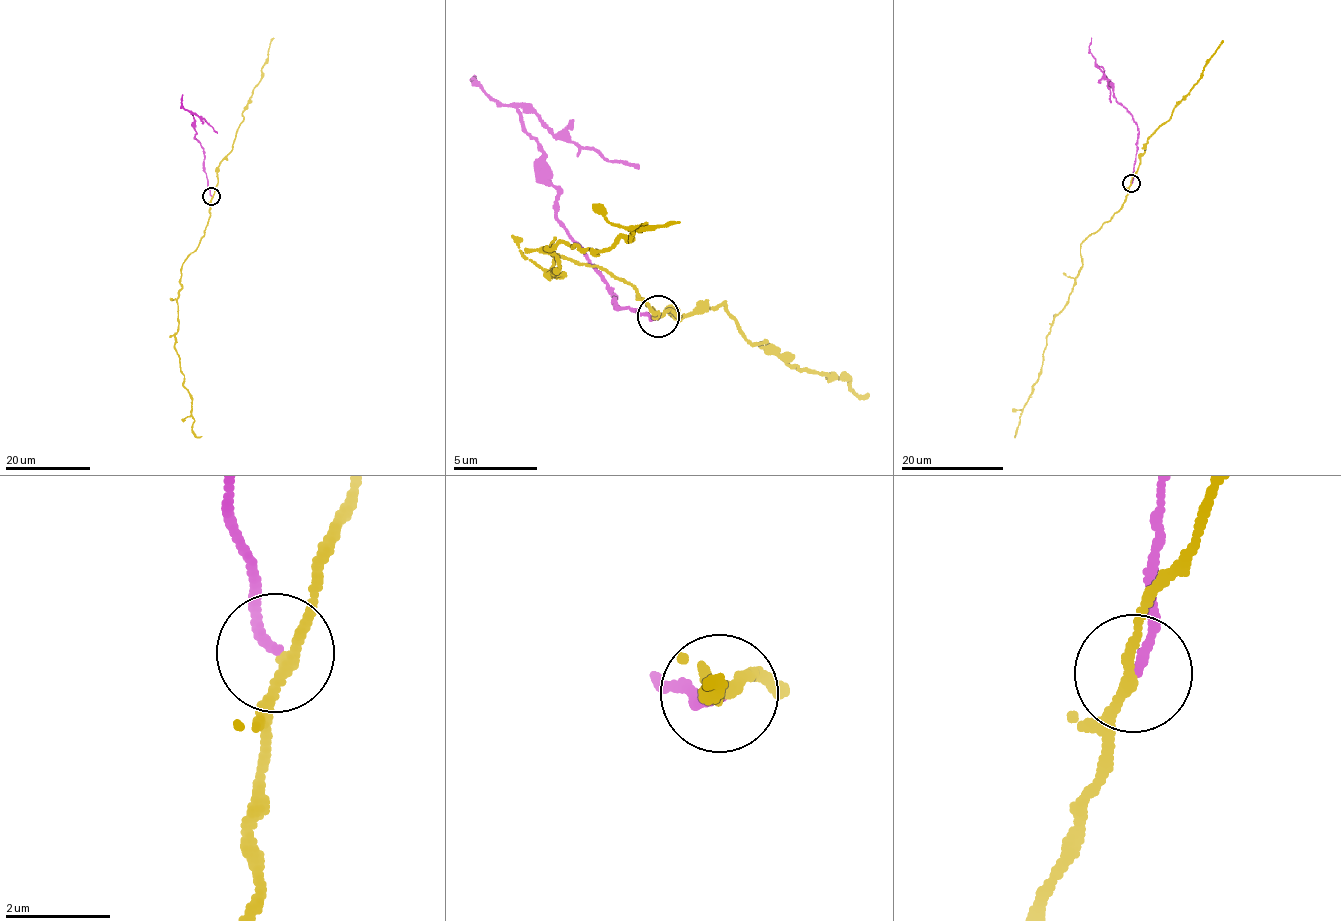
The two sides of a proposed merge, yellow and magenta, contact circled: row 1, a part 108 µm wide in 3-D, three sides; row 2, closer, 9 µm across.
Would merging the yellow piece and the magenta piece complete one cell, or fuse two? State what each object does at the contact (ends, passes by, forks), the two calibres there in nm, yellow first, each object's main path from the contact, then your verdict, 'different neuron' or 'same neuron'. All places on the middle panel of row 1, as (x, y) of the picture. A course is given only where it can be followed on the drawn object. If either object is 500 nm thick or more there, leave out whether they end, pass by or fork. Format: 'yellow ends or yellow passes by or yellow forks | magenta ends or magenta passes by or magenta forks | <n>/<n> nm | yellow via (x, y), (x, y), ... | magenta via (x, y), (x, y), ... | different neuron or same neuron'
yellow passes by | magenta ends | 190/180 nm | yellow via (659, 317), (551, 249), (558, 278), (546, 272), (559, 274), (548, 248), (596, 256), (681, 221) | magenta via (659, 317), (623, 310), (558, 218), (559, 195), (523, 127), (527, 114), (576, 146), (637, 169) | different neuron

